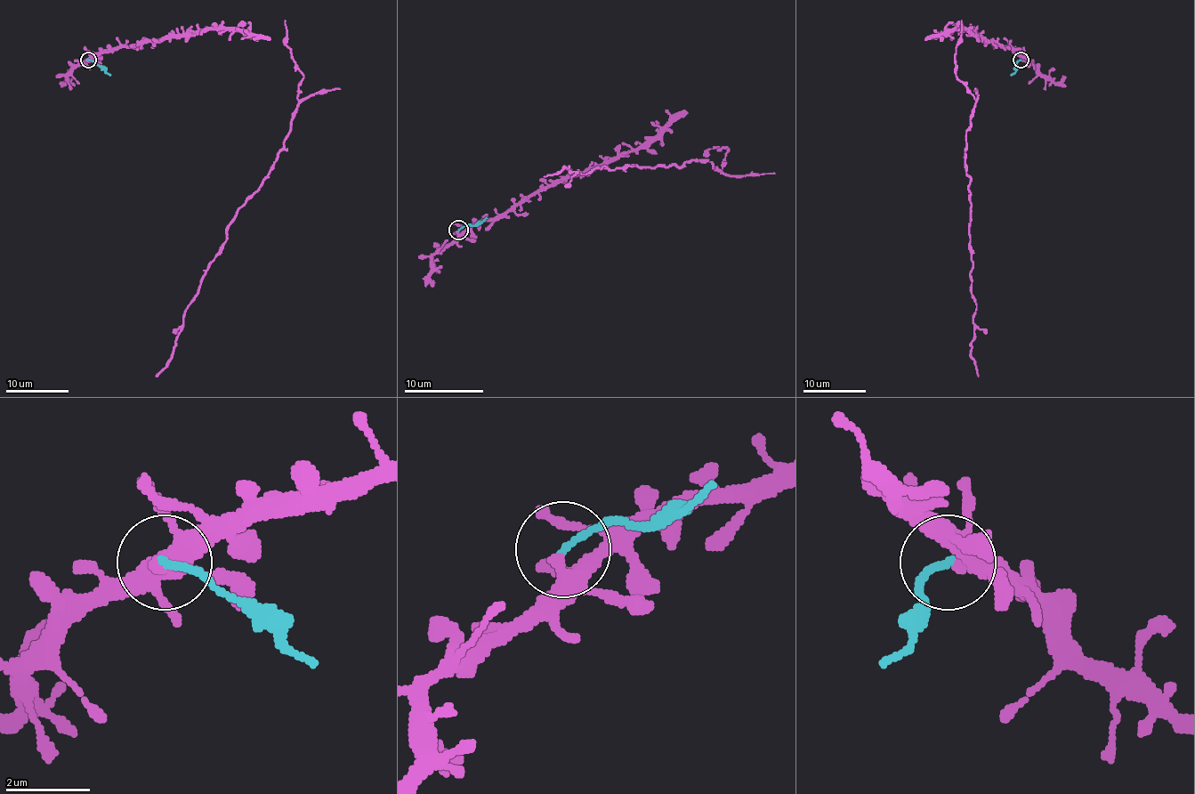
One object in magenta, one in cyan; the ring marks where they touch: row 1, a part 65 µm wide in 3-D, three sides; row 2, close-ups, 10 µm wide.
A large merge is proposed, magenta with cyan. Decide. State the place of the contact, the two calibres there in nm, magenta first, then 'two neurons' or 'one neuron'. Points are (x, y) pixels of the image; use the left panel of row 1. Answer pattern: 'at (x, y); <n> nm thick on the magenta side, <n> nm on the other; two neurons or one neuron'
at (88, 60); 300 nm thick on the magenta side, 150 nm on the other; two neurons

